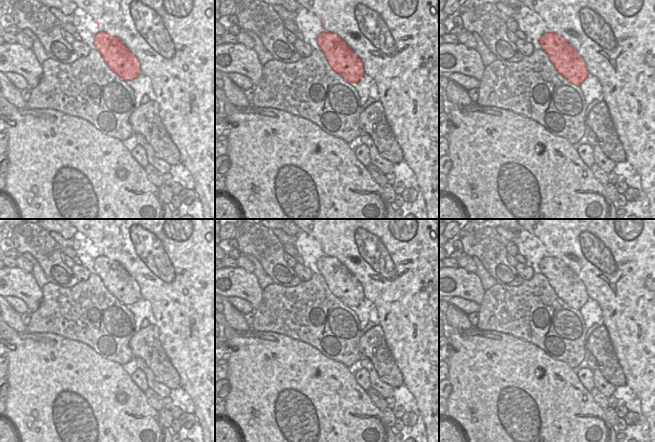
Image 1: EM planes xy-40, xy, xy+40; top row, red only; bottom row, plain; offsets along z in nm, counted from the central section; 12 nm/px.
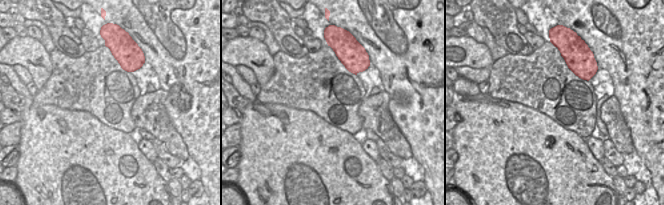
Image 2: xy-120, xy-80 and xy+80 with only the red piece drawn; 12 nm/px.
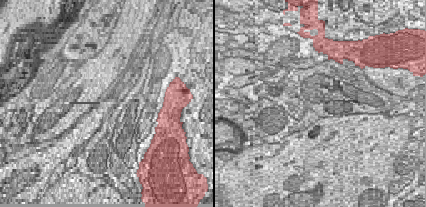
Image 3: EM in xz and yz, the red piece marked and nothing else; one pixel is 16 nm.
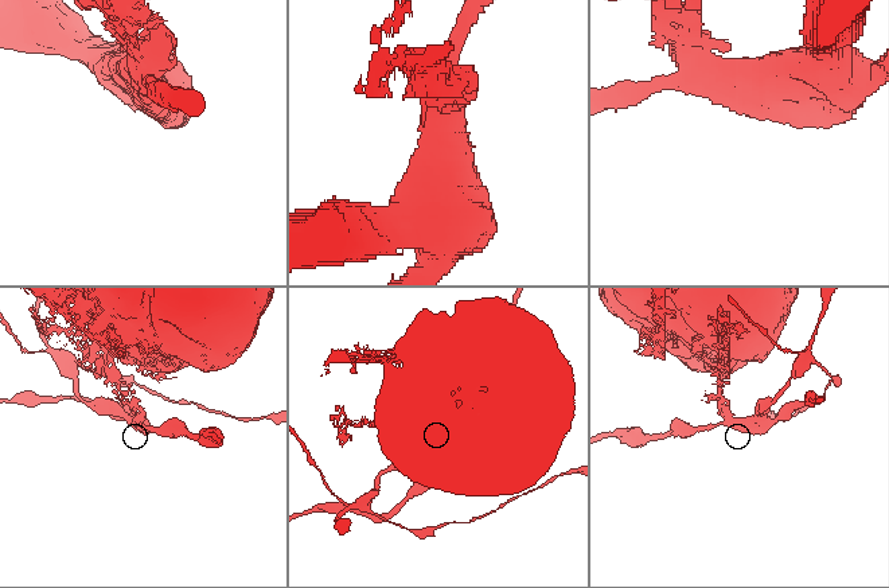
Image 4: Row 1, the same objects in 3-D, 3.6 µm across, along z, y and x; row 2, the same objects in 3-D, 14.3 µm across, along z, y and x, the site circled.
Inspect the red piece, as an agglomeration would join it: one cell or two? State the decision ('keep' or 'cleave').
cleave

